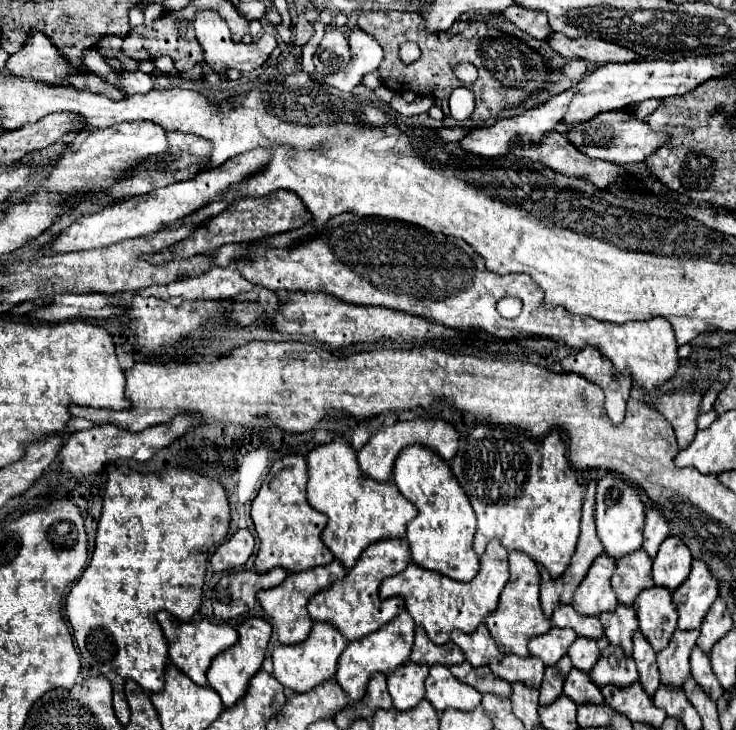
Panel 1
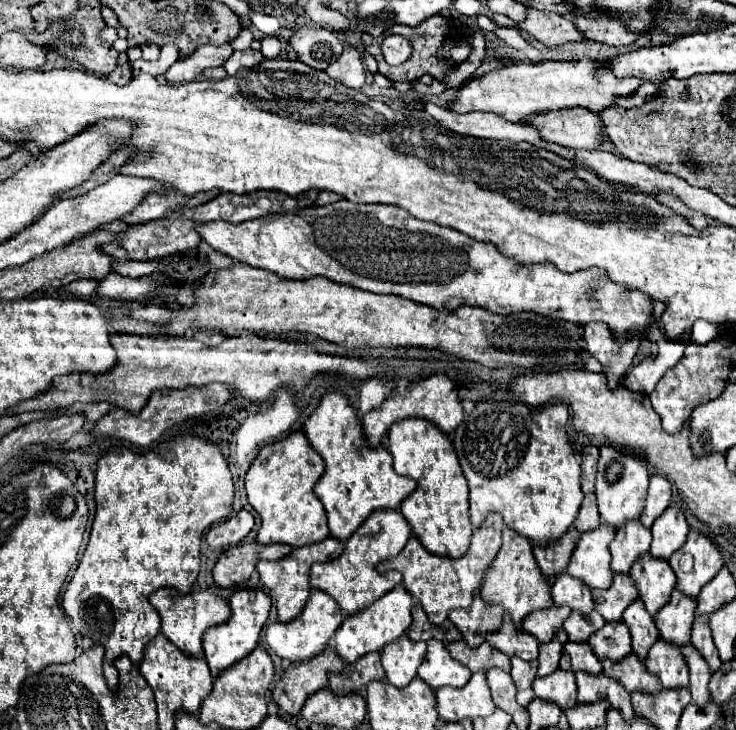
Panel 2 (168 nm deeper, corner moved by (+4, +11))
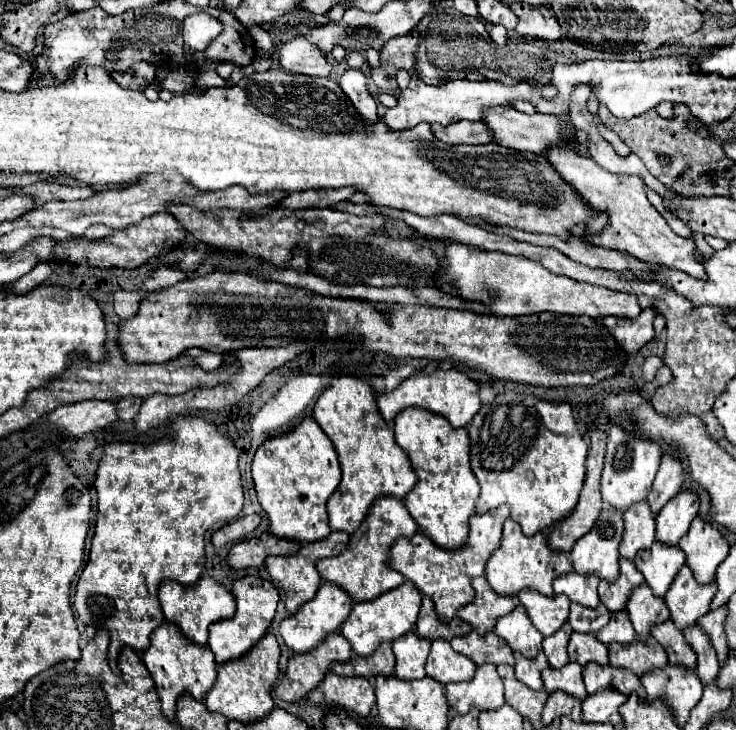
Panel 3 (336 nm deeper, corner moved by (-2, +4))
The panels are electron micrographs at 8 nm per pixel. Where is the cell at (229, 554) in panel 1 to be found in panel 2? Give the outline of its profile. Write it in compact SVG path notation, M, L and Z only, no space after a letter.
M240 510L236 516L212 526L206 534L206 542L214 550L236 546L252 530L252 526L254 526L254 516L248 510Z

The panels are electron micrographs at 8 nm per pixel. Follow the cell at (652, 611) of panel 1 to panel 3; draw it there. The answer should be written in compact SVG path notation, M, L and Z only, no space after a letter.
M654 543L654 547L648 551L640 551L640 555L634 559L634 565L644 575L646 585L652 589L652 593L656 597L664 597L684 565L684 553L678 547L658 545L660 543Z

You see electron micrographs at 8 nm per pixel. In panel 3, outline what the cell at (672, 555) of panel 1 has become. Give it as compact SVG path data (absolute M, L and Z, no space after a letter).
M682 491L676 499L664 505L664 511L656 517L656 541L668 547L678 545L678 541L688 533L692 521L698 515L698 497L692 491Z

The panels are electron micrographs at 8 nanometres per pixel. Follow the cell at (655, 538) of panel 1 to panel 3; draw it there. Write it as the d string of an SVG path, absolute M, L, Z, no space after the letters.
M664 455L662 463L660 463L660 471L654 479L652 491L648 495L648 503L654 515L660 513L660 509L676 495L680 493L682 487L682 463L672 457L672 455Z

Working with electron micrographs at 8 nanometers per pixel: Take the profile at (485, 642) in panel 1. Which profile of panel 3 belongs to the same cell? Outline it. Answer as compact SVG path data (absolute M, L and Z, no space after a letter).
M476 577L472 581L472 587L476 591L476 599L462 607L456 617L466 621L476 633L486 635L494 629L496 619L502 615L508 615L520 601L518 599L504 599L502 595L496 595L484 577Z

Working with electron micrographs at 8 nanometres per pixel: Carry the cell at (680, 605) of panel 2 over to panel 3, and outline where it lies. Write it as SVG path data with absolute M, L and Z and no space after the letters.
M684 565L680 569L680 575L676 575L670 591L664 595L674 625L680 631L694 627L696 621L708 611L708 603L712 601L714 593L716 583L700 587L696 579L692 579L692 571L688 571L688 565Z

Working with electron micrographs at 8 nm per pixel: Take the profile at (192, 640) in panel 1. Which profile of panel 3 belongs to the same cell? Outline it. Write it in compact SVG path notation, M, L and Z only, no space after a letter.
M202 577L192 587L186 587L186 585L180 585L174 581L164 581L158 589L158 599L160 599L166 621L174 623L182 631L182 635L196 645L206 645L208 627L212 623L234 617L234 611L236 611L236 601L234 601L232 593L228 593L222 585L218 585L210 577Z

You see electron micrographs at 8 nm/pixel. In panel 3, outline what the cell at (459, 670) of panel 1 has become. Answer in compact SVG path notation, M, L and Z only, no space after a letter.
M472 631L466 637L454 637L450 643L456 653L466 655L476 665L484 665L484 663L514 665L512 649L500 637L496 637L494 631L490 631L488 635L476 635Z

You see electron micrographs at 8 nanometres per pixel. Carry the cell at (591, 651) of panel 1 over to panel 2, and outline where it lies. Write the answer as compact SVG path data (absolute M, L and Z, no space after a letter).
M596 610L590 612L590 616L582 616L580 612L570 612L570 616L564 620L564 630L568 634L568 640L586 642L590 634L594 634L604 626L604 622L606 620L602 620L602 616Z

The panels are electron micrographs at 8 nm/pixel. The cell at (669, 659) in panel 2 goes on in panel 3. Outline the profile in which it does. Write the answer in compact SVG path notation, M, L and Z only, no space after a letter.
M670 619L662 625L652 627L652 637L664 647L668 661L672 665L684 667L684 669L696 667L696 653L692 651L692 647L688 647L688 643L684 643L682 633L676 631L676 627L672 627Z

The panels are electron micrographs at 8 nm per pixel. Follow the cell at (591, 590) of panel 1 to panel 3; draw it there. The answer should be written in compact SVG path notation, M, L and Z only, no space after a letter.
M604 507L600 523L576 541L570 551L574 571L578 575L596 575L600 581L614 583L618 579L618 545L622 539L622 515Z

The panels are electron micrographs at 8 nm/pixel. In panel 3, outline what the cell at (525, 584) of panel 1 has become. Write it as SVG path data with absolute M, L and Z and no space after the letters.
M508 519L504 523L500 549L486 563L486 579L488 579L490 587L498 595L504 595L504 597L518 595L524 589L534 589L546 597L552 597L554 595L552 581L562 575L568 575L570 571L572 571L572 563L570 563L568 555L552 555L552 551L548 551L548 545L544 543L544 533L526 537L522 533L520 525L512 519Z

